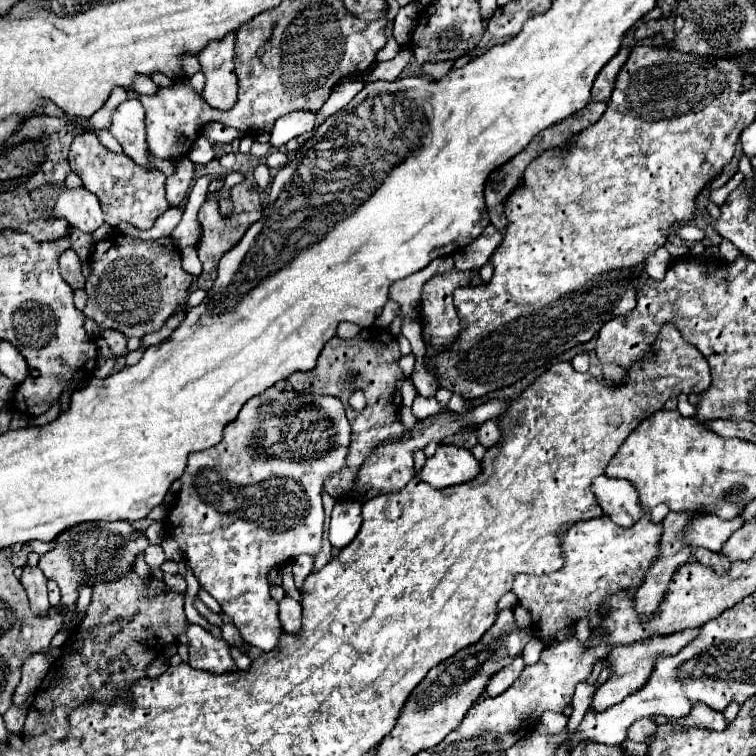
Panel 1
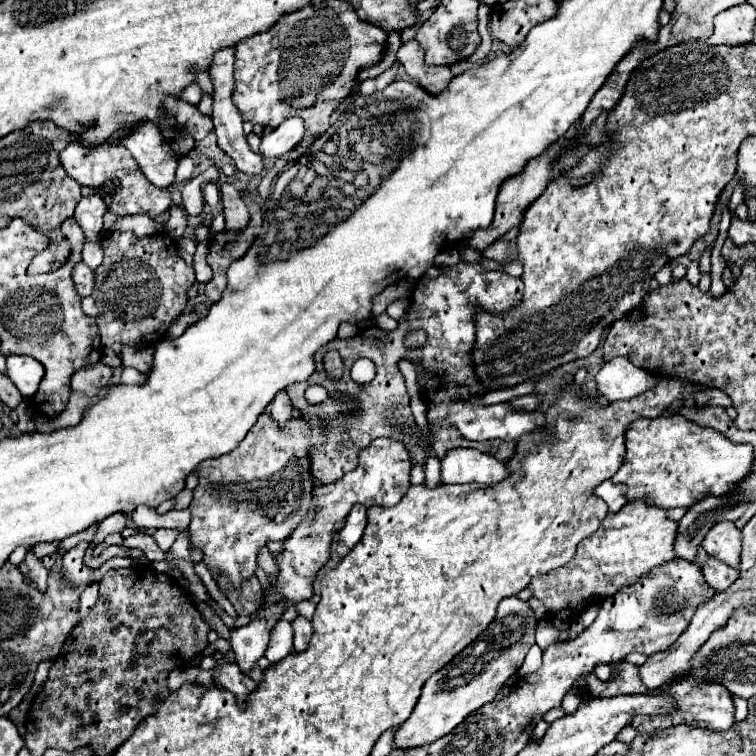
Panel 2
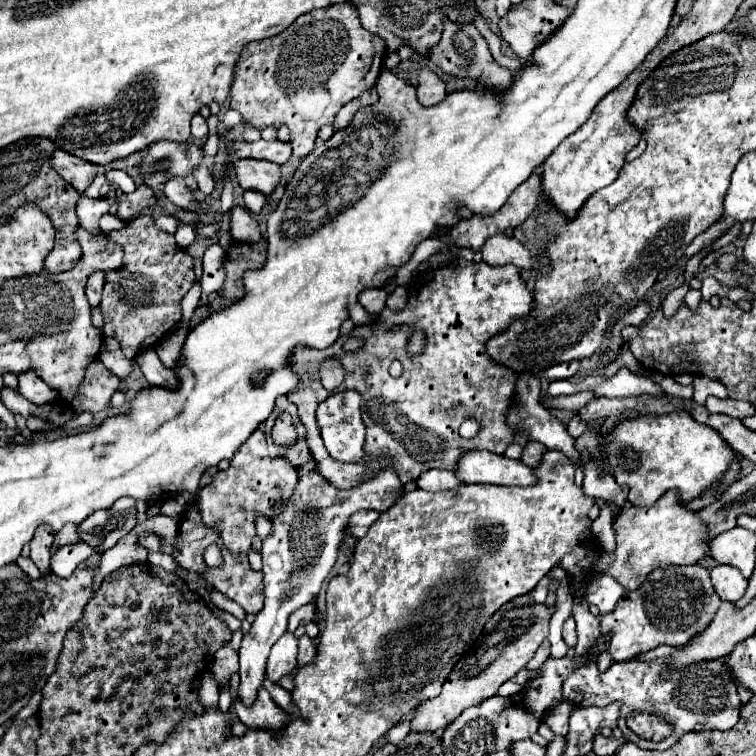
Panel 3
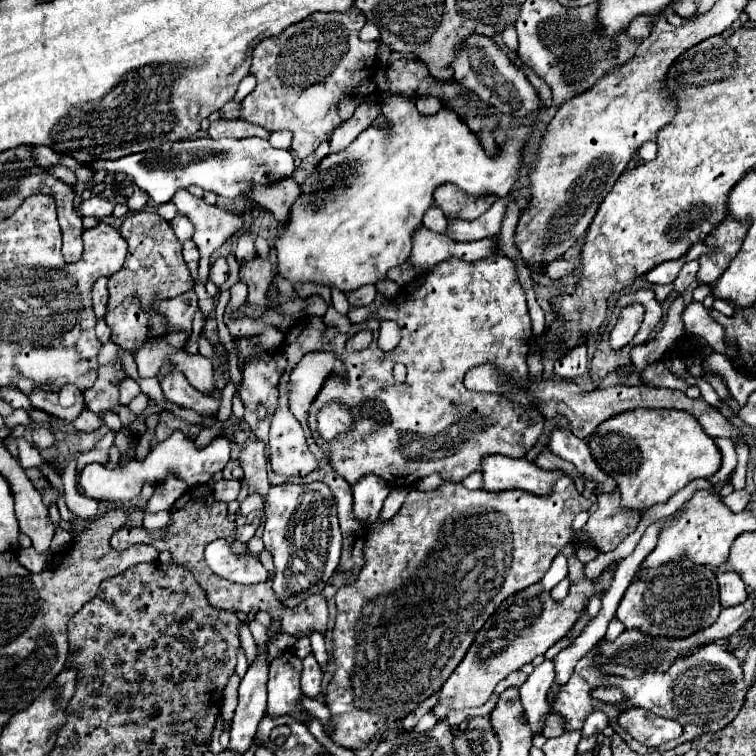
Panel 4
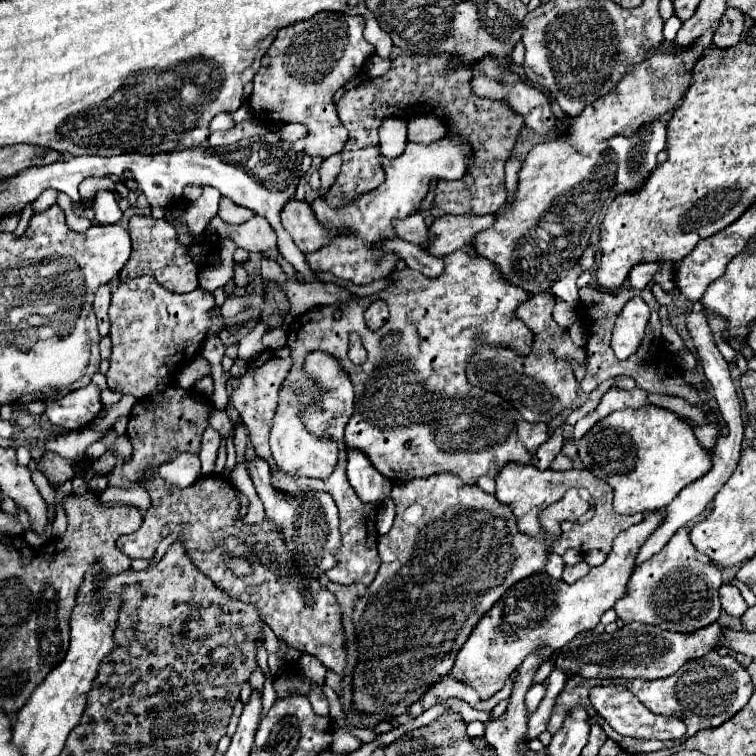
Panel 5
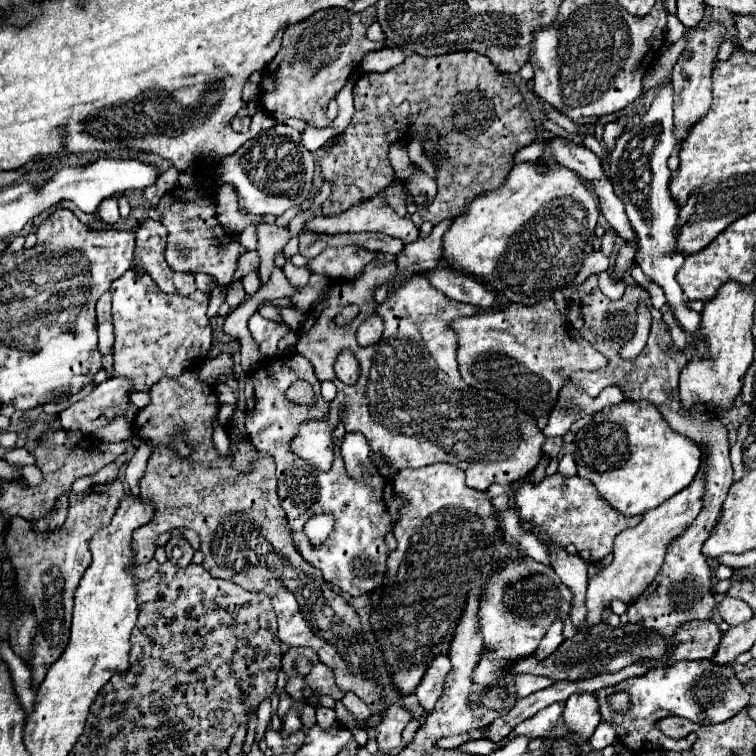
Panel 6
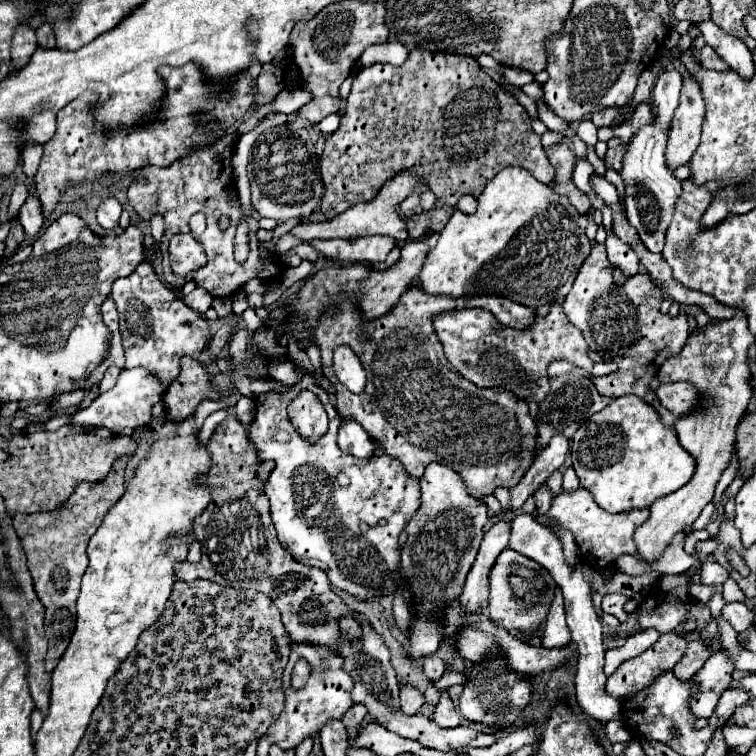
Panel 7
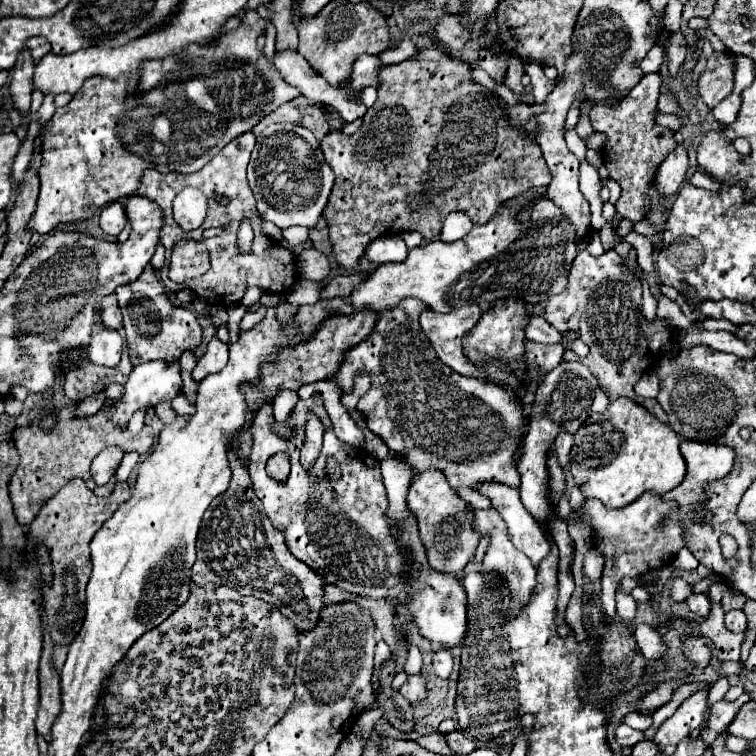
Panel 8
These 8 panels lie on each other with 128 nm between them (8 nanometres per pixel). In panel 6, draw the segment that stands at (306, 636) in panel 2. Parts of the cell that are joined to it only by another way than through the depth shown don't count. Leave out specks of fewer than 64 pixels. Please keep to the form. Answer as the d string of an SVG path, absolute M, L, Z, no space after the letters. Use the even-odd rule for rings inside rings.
M316 706L316 720L318 720L320 726L330 728L330 726L336 722L336 714L334 714L334 710L330 710L330 708Z

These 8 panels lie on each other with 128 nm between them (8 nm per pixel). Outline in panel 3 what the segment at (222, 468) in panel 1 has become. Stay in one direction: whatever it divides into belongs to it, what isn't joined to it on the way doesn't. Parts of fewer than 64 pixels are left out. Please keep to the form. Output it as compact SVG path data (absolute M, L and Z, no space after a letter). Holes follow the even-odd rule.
M258 428L236 450L228 470L216 472L212 482L200 490L196 504L200 508L204 526L220 534L224 546L232 556L240 556L248 554L252 540L256 536L254 520L258 516L266 516L268 520L272 520L276 514L280 514L276 512L276 508L280 508L280 504L288 504L298 480L300 476L288 458L268 456L266 434ZM284 632L282 638L272 646L270 658L268 658L268 678L276 684L280 676L292 674L296 668L296 654L298 654L298 644L296 636L292 632Z

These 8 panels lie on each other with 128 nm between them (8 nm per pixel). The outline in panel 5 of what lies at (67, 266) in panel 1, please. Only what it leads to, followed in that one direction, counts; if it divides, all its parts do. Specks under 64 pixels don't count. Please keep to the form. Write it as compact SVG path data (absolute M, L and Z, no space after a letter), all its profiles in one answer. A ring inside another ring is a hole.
M102 284L96 294L94 294L94 312L98 318L98 330L100 336L106 336L110 330L110 322L108 322L108 306L110 306L110 286Z

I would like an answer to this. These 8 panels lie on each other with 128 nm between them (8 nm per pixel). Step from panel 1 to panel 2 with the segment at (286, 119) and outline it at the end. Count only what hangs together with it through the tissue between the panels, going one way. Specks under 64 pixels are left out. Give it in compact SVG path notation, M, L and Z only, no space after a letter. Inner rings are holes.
M288 118L270 134L262 136L260 152L268 158L280 158L292 146L296 146L304 138L304 120L302 118Z

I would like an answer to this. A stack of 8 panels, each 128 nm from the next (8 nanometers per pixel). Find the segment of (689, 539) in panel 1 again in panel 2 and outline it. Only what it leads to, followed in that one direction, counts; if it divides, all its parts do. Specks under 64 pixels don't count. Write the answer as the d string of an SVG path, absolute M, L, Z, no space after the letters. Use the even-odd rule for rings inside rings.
M734 522L714 524L700 544L706 554L720 558L722 562L738 568L740 562L740 530Z

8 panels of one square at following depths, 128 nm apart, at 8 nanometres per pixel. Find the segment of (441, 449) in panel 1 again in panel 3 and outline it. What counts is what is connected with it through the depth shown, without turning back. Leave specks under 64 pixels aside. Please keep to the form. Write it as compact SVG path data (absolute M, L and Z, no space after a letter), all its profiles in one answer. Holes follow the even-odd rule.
M474 450L464 452L454 470L456 478L462 484L534 484L534 472L530 466L524 466L520 460L510 460L494 452Z

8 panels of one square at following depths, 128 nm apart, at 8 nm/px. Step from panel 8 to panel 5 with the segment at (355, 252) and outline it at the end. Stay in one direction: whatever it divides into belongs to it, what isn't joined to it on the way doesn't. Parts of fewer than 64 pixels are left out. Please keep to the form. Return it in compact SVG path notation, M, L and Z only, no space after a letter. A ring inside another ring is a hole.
M398 56L396 60L392 60L390 70L384 76L378 78L370 78L364 84L350 88L338 102L336 102L336 112L340 122L344 124L344 128L348 130L348 142L342 150L342 168L340 174L334 182L334 186L328 192L328 202L332 206L338 204L340 196L346 198L356 198L360 192L372 190L376 188L380 182L384 182L384 170L380 168L380 160L378 160L378 132L376 128L380 126L382 118L388 116L400 116L402 120L412 120L416 116L422 114L432 114L438 116L444 124L450 124L448 128L456 130L460 136L464 136L472 148L474 148L474 158L470 164L468 174L462 180L438 180L436 184L436 198L434 198L434 208L430 210L432 216L444 216L444 214L496 214L500 210L500 206L504 206L506 202L506 190L504 190L504 164L512 154L512 146L516 142L516 136L520 132L522 124L522 116L518 116L516 112L512 112L504 102L498 100L488 100L488 98L478 98L472 90L470 90L470 78L472 78L472 70L470 64L466 66L456 66L450 68L452 60L448 60L448 56Z

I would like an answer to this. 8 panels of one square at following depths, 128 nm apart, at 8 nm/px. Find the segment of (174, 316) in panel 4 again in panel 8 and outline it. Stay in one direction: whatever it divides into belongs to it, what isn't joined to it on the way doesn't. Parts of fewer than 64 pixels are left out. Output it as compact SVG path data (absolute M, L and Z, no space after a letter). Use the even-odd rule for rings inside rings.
M148 264L144 268L144 272L140 274L138 280L130 282L130 284L124 284L124 286L118 286L116 288L116 298L118 298L118 304L120 304L120 310L122 310L122 316L124 316L124 330L126 330L126 342L128 342L128 352L130 352L130 360L134 366L138 364L144 364L144 362L152 362L152 360L164 360L164 362L176 362L180 358L180 354L184 350L196 350L202 342L202 326L198 324L198 318L194 316L192 310L184 308L184 318L168 318L166 312L170 310L164 310L164 314L156 316L156 318L150 318L148 312L150 312L150 298L154 296L160 296L164 294L162 290L162 280L156 276L154 268Z

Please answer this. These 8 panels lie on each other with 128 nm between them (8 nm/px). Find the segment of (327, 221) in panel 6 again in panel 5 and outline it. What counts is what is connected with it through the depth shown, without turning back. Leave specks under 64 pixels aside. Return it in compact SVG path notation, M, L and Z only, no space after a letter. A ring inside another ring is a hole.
M420 212L412 214L408 220L396 222L396 234L398 238L418 244L418 246L428 246L430 244L430 236L428 236L428 226L422 218Z

